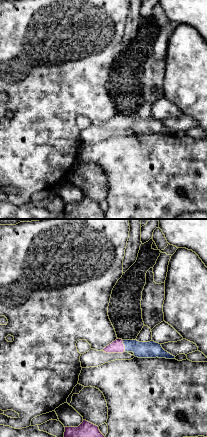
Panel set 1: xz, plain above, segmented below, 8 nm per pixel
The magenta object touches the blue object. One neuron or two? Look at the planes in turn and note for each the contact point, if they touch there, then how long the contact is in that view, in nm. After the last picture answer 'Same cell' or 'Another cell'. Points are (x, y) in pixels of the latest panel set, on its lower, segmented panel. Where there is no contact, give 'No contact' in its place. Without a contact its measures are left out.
Touches magenta at (124, 346). Shared border 100 nm

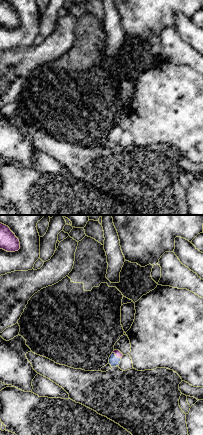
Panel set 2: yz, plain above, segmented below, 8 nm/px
Touches magenta at (116, 355). Shared border 90 nm

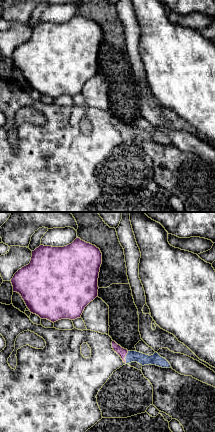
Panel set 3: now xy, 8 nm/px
Touches magenta at (125, 357). Shared border 100 nm

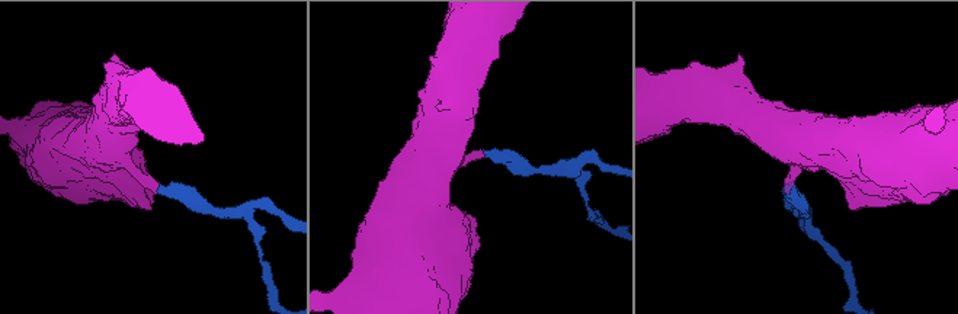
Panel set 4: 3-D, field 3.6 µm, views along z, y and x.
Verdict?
Same cell

